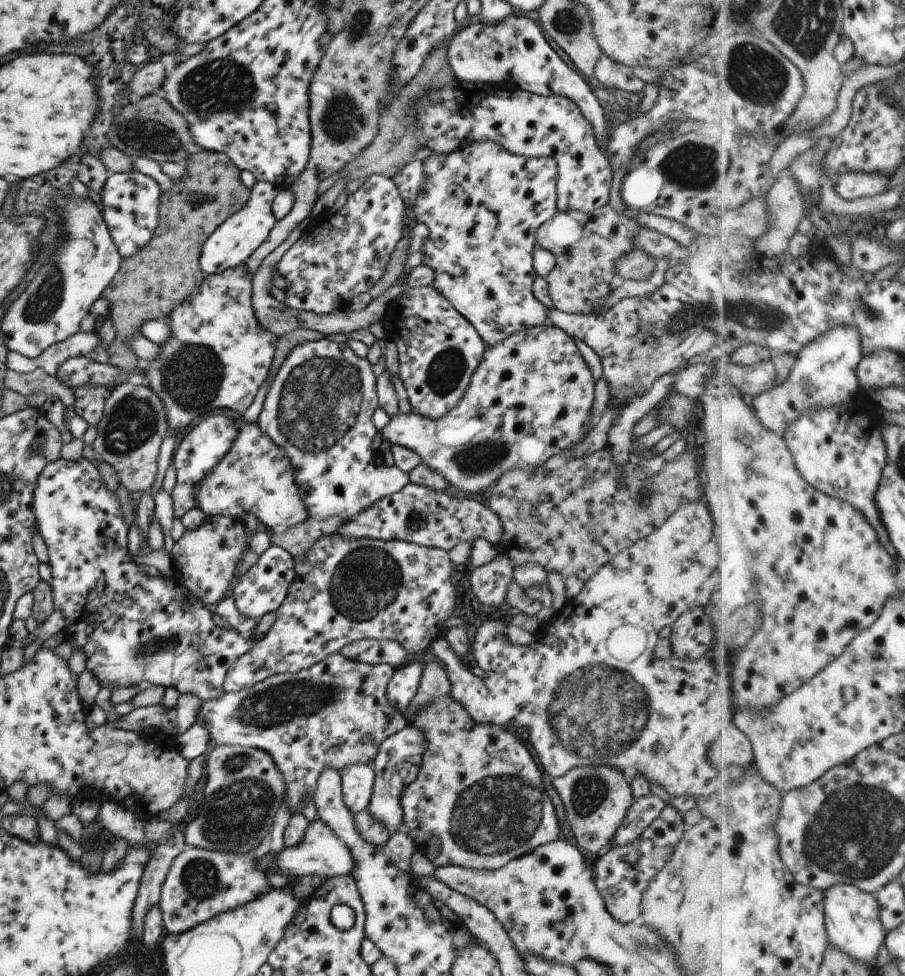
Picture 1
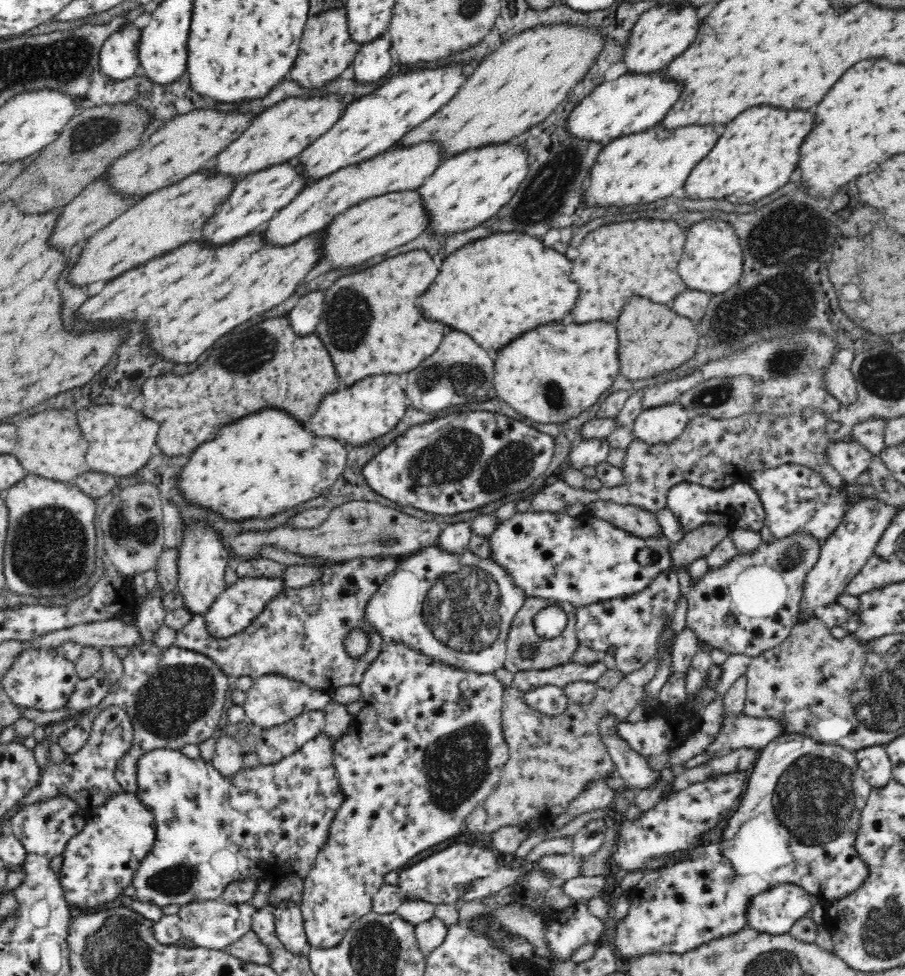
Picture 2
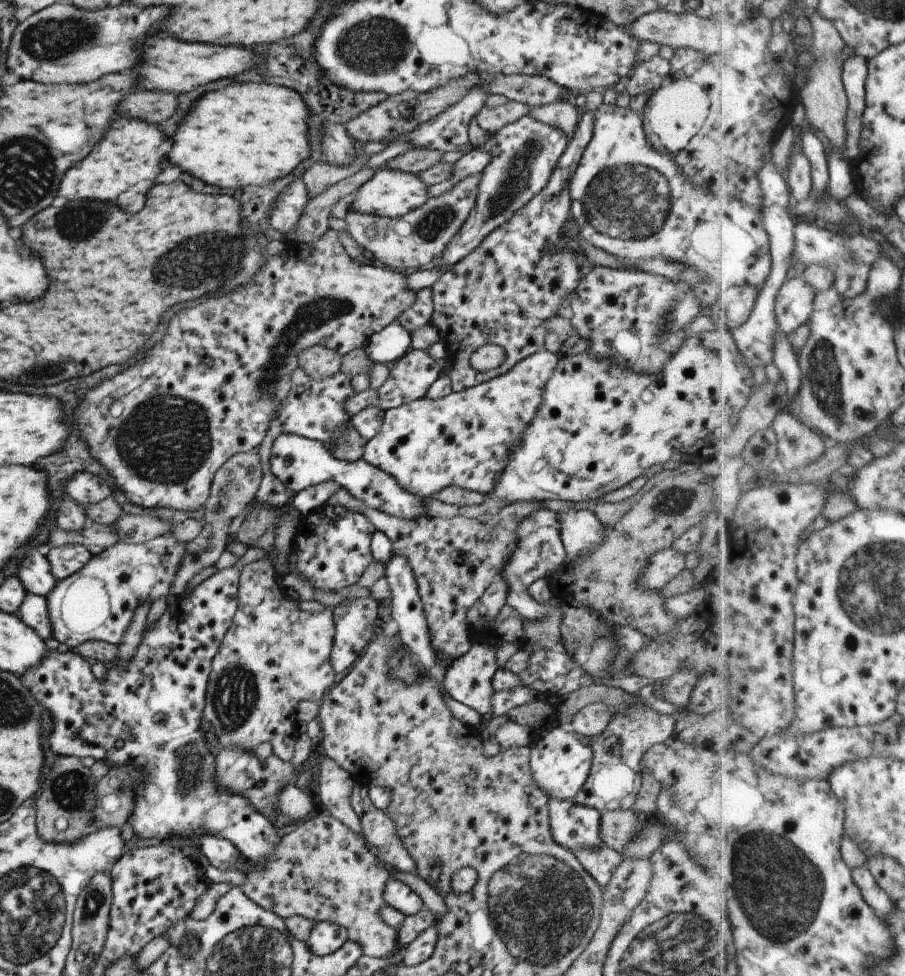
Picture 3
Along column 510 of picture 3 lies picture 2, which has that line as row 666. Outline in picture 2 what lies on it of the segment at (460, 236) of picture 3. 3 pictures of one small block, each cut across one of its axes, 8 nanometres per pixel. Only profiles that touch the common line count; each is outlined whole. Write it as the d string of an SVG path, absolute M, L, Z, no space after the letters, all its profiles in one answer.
M142 644L142 652L128 652L122 658L123 676L111 684L108 695L96 710L110 705L123 708L132 723L132 744L116 764L114 779L125 792L135 793L134 776L138 758L149 750L180 750L186 744L199 745L219 734L216 726L224 712L230 678L218 669L214 661L186 649L171 645L168 648Z

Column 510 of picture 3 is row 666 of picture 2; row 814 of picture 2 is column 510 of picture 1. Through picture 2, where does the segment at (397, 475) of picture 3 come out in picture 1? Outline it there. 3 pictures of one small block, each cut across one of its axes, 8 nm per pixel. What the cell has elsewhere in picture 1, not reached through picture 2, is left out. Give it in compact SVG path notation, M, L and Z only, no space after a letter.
M546 321L529 328L526 328L523 332L517 332L505 337L505 340L494 344L492 347L486 347L485 352L482 354L482 359L473 371L469 384L463 393L463 396L457 401L457 404L447 411L440 419L429 419L418 415L415 410L410 410L409 414L397 413L393 415L387 424L383 426L379 431L379 436L383 440L387 440L391 445L401 445L409 450L412 450L416 455L419 455L420 463L426 464L429 468L439 471L443 478L450 484L450 487L458 490L462 490L464 494L471 492L479 492L484 488L487 488L493 480L497 480L506 470L509 469L523 469L525 467L539 466L542 462L545 462L549 457L556 454L569 455L570 448L578 443L594 425L590 420L589 411L594 397L594 382L591 377L589 369L585 365L583 358L573 338L571 338L564 330L556 327L551 322Z

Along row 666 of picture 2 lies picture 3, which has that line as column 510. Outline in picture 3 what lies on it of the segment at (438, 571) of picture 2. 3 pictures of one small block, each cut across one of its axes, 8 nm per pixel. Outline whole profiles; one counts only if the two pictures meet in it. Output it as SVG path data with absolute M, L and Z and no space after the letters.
M704 325L697 331L691 331L682 345L668 358L668 361L662 366L659 375L635 376L630 370L617 368L616 365L608 361L598 361L588 350L570 356L560 356L552 370L551 376L545 383L542 391L542 401L538 406L535 416L529 421L520 440L512 447L512 452L508 455L508 461L502 470L499 480L492 486L487 494L492 497L503 498L509 503L516 501L543 501L543 500L561 500L570 503L587 502L591 499L599 499L614 490L621 488L631 479L640 477L647 468L655 464L665 464L669 460L690 462L697 464L700 468L715 468L718 463L717 448L724 445L725 441L718 441L715 438L715 430L731 430L731 418L733 414L741 412L750 398L754 396L760 377L748 363L748 358L744 357L736 343L735 334L730 328L715 329L709 325Z

